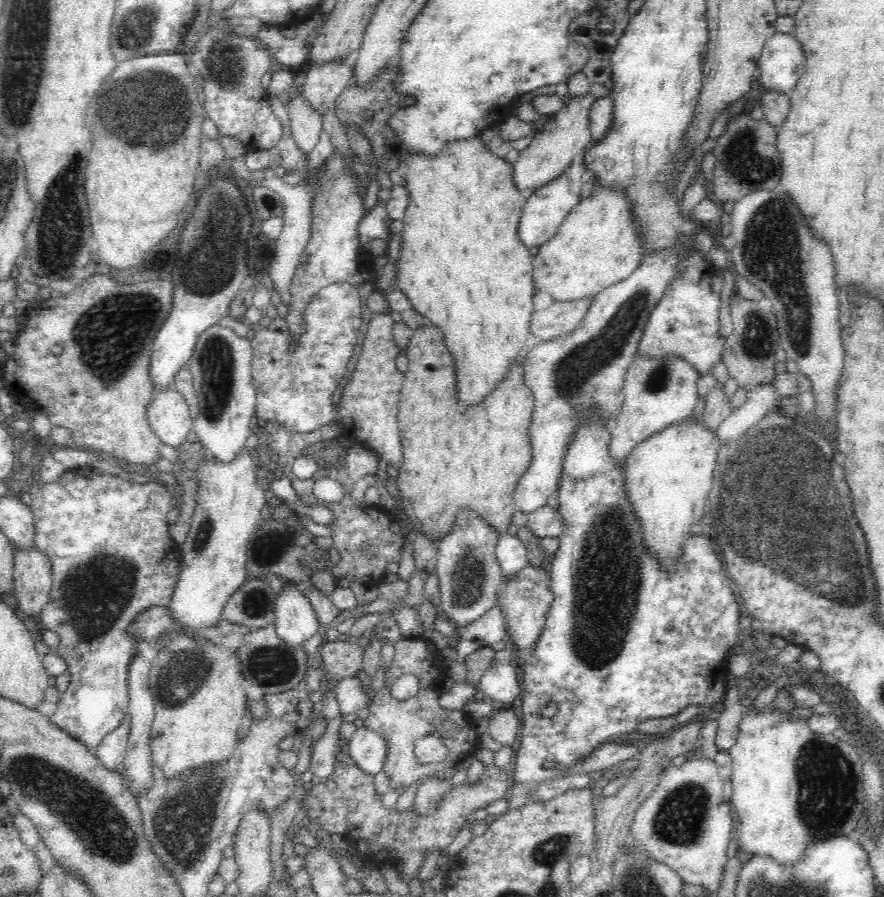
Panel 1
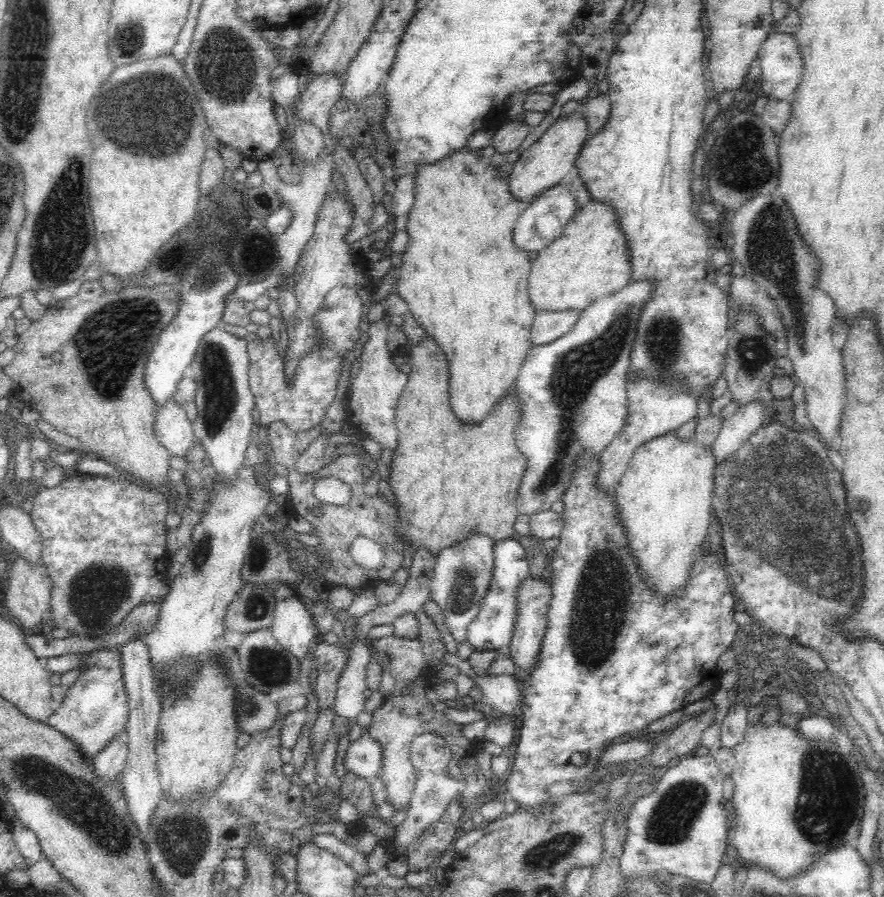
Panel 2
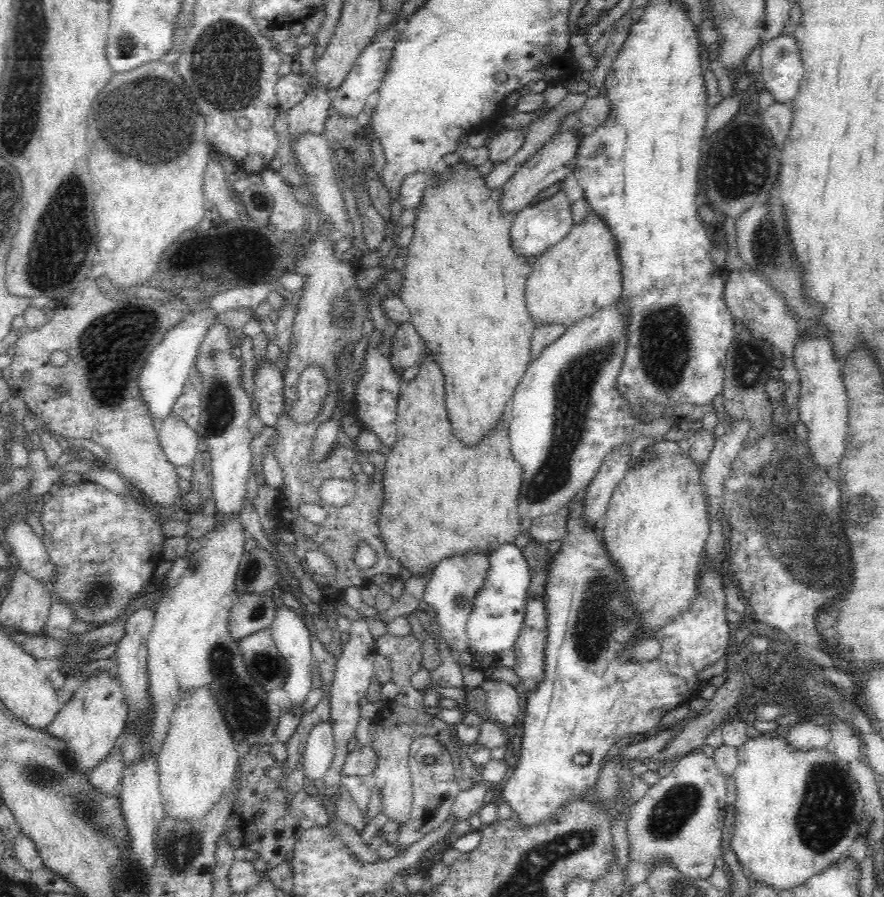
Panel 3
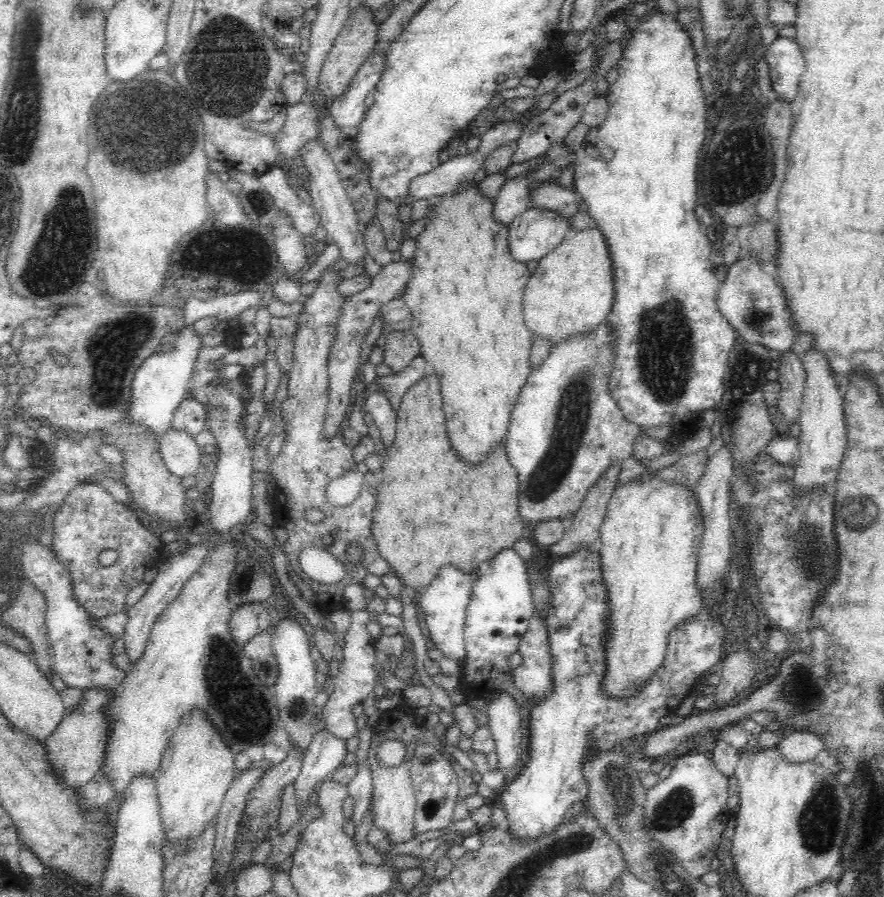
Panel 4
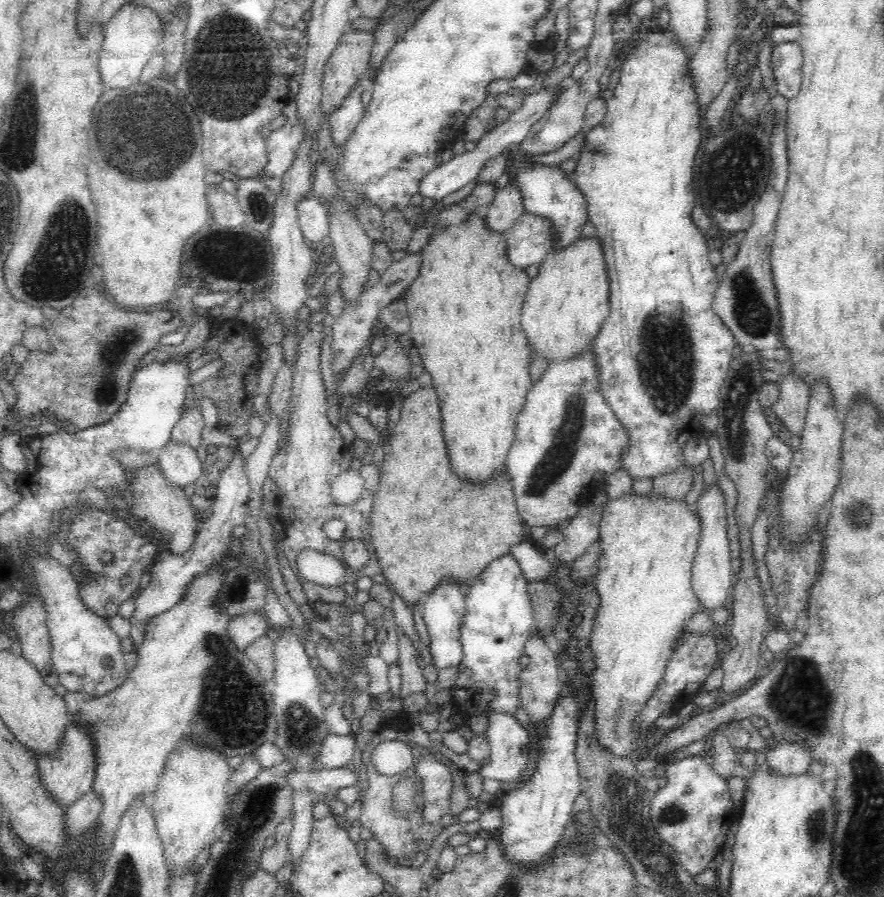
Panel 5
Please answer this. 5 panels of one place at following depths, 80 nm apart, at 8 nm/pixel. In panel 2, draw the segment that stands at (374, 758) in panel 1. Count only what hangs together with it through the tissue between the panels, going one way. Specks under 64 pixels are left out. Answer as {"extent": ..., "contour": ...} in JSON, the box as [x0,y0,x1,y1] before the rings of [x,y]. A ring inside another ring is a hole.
{"extent":[343,731,382,780],"contour":[[[364,731],[362,738],[350,745],[343,759],[343,765],[348,773],[354,773],[358,777],[371,780],[376,777],[382,762],[382,749]]]}

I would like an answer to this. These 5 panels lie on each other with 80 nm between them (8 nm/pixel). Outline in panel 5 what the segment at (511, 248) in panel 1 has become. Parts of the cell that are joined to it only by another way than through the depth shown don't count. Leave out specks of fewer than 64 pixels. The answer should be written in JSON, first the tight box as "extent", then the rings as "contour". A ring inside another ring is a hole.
{"extent":[402,213,532,482],"contour":[[[483,213],[470,216],[464,224],[460,226],[448,227],[438,231],[440,236],[434,237],[422,249],[424,260],[421,261],[421,269],[419,275],[412,284],[402,294],[402,299],[406,303],[408,317],[411,323],[409,330],[410,337],[413,339],[415,348],[419,351],[420,363],[426,372],[430,373],[432,387],[436,391],[438,406],[440,407],[440,416],[442,417],[442,432],[446,438],[446,448],[448,448],[448,458],[452,462],[452,470],[456,470],[456,474],[464,480],[472,480],[472,482],[486,482],[492,480],[496,475],[507,472],[508,452],[515,441],[516,421],[524,403],[526,395],[532,386],[530,382],[530,345],[528,339],[522,329],[521,315],[523,312],[523,304],[526,293],[528,292],[530,278],[524,269],[516,269],[512,266],[507,256],[507,243],[504,233],[492,233],[488,229]]]}

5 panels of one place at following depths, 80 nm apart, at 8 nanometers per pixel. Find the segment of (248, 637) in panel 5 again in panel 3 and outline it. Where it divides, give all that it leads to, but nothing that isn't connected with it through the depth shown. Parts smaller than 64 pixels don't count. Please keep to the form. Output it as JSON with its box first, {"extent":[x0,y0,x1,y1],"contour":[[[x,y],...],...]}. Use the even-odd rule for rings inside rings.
{"extent":[228,591,278,641],"contour":[[[266,591],[262,594],[248,593],[239,596],[239,599],[232,605],[228,619],[229,633],[234,640],[239,641],[255,632],[271,628],[278,607],[278,601],[276,597],[272,596],[272,592],[274,591]]]}

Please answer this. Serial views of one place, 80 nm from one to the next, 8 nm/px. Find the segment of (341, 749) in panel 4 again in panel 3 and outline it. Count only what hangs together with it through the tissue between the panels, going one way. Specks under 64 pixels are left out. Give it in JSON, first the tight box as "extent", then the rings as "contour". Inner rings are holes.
{"extent":[302,722,336,780],"contour":[[[331,722],[316,724],[309,733],[302,758],[304,779],[322,780],[334,758],[336,745]]]}

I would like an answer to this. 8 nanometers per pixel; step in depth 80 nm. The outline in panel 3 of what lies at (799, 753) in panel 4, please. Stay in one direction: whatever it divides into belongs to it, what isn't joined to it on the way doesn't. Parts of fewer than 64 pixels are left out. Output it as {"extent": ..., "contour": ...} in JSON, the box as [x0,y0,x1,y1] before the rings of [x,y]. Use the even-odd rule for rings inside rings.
{"extent":[785,721,831,751],"contour":[[[801,721],[795,724],[785,736],[792,751],[811,751],[825,749],[831,741],[831,730],[820,722]]]}

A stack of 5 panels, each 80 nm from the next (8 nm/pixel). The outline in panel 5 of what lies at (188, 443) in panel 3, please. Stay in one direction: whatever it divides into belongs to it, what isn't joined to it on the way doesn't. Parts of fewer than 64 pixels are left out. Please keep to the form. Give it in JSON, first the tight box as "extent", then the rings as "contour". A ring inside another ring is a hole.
{"extent":[157,440,202,489],"contour":[[[170,440],[163,449],[158,450],[157,457],[158,469],[170,485],[183,489],[202,476],[202,464],[197,452],[188,445],[178,445]]]}

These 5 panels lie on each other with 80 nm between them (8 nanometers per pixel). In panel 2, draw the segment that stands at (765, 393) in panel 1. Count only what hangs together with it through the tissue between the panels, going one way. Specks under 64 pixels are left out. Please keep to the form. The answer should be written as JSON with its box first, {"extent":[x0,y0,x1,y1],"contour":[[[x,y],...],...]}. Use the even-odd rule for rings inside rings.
{"extent":[712,401,764,476],"contour":[[[754,401],[753,403],[748,403],[747,405],[742,405],[738,407],[736,412],[731,416],[729,420],[722,423],[719,435],[712,446],[714,464],[714,476],[715,470],[732,454],[736,454],[737,450],[742,446],[742,443],[757,429],[761,427],[762,420],[764,420],[764,405]]]}

